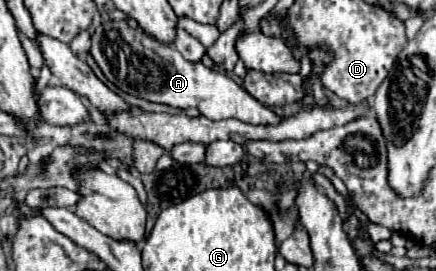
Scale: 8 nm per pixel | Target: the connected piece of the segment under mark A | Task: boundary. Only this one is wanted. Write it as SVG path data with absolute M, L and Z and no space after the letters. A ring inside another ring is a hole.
M106 20L96 26L92 34L92 58L118 90L150 100L168 104L174 108L198 108L202 116L210 120L224 120L224 118L238 118L248 124L278 124L280 116L252 98L244 88L240 88L232 78L208 70L202 62L192 64L182 58L182 54L170 44L160 44L158 40L150 38L140 28L130 28L124 20L112 22Z

